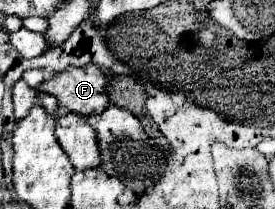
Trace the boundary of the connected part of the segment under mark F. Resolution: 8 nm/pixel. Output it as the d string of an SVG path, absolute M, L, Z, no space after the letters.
M86 65L80 69L72 67L62 73L56 73L50 81L44 81L38 89L54 95L58 99L58 105L66 107L66 111L88 117L90 113L102 113L102 109L106 109L106 105L110 105L110 95L106 91L108 81L110 81L110 75L104 69L98 69L96 65Z

